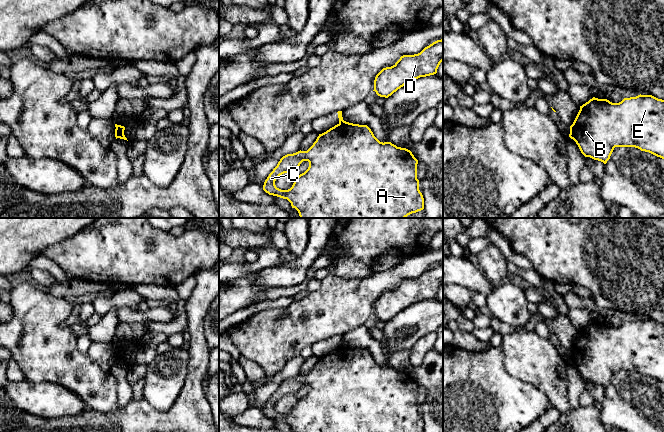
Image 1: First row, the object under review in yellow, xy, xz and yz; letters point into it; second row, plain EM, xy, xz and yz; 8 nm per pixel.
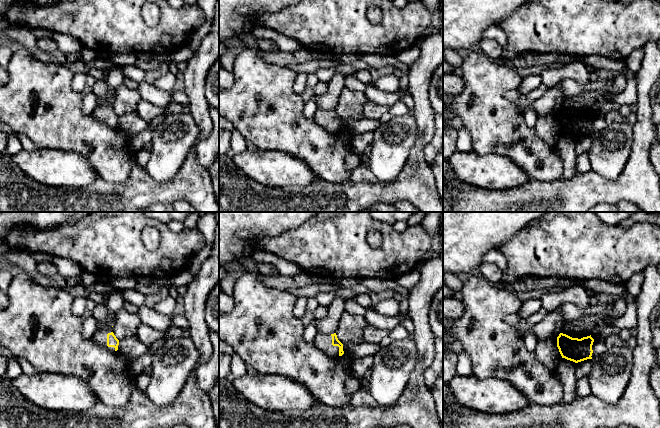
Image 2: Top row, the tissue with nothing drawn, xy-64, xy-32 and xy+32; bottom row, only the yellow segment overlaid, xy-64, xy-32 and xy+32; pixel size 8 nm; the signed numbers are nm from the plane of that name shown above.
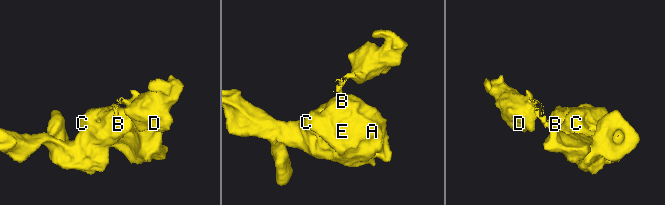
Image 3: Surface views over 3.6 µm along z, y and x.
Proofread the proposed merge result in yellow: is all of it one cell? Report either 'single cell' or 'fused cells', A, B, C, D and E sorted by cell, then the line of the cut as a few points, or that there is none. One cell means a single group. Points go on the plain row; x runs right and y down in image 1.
fused cells | A B C E / D | xy (116, 352), (119, 361)

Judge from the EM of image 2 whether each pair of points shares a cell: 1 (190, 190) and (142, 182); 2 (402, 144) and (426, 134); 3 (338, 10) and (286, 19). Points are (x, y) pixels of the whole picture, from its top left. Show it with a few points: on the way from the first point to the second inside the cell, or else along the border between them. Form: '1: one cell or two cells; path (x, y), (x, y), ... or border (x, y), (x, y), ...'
1: one cell; path (178, 190), (154, 190)
2: two cells; border (413, 115), (416, 121), (417, 136), (407, 160)
3: one cell; path (325, 19), (299, 19)

